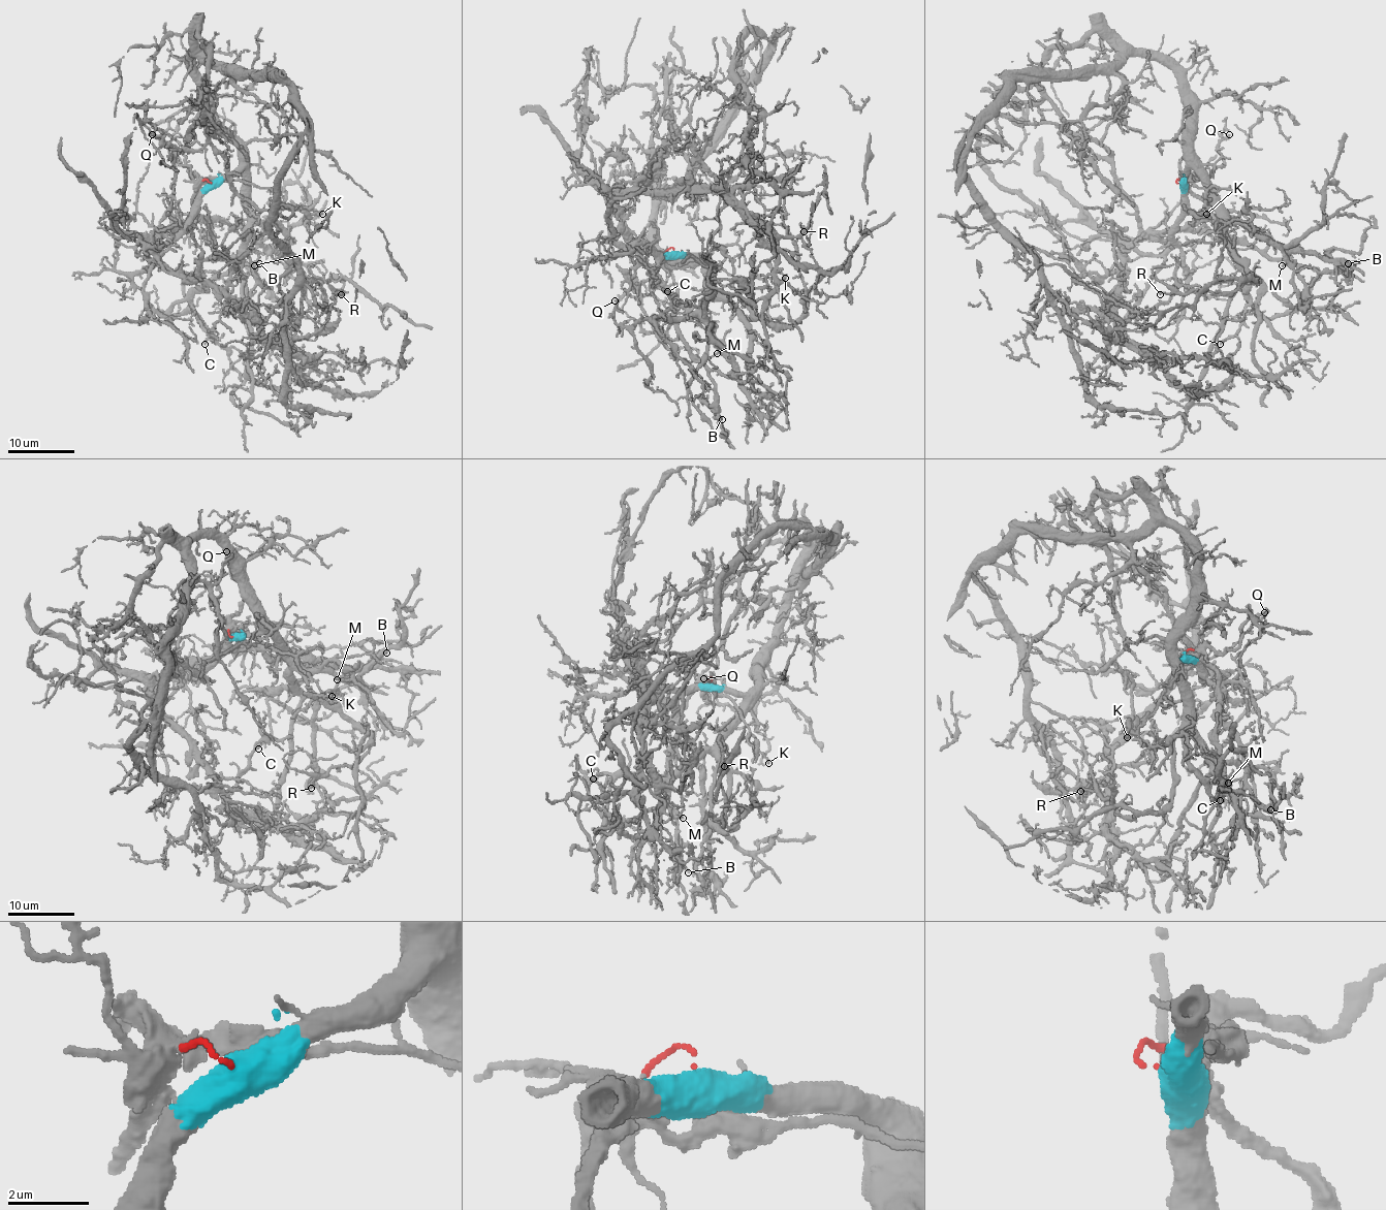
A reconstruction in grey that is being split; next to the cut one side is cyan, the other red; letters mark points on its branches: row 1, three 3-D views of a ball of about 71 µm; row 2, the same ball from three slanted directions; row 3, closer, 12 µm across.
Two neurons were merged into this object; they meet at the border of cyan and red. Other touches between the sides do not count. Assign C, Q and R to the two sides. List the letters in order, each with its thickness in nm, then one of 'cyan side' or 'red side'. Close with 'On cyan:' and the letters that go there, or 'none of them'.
C: 160 nm | cyan side
Q: 170 nm | red side
R: 100 nm | cyan side
On cyan: C, R

